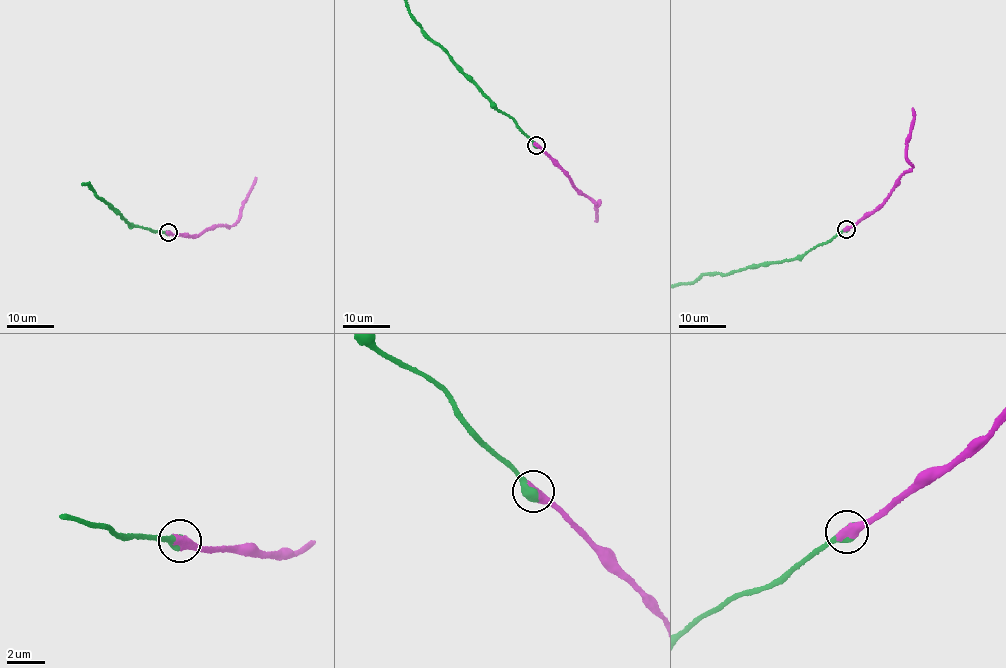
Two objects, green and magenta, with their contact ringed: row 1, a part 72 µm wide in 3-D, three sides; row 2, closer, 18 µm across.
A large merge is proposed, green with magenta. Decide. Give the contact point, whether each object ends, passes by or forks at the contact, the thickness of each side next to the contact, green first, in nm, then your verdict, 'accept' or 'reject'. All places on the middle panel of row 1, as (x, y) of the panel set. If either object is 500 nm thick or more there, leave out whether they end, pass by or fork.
at (536, 145); 600 nm thick on the green side, 550 nm on the other; accept

